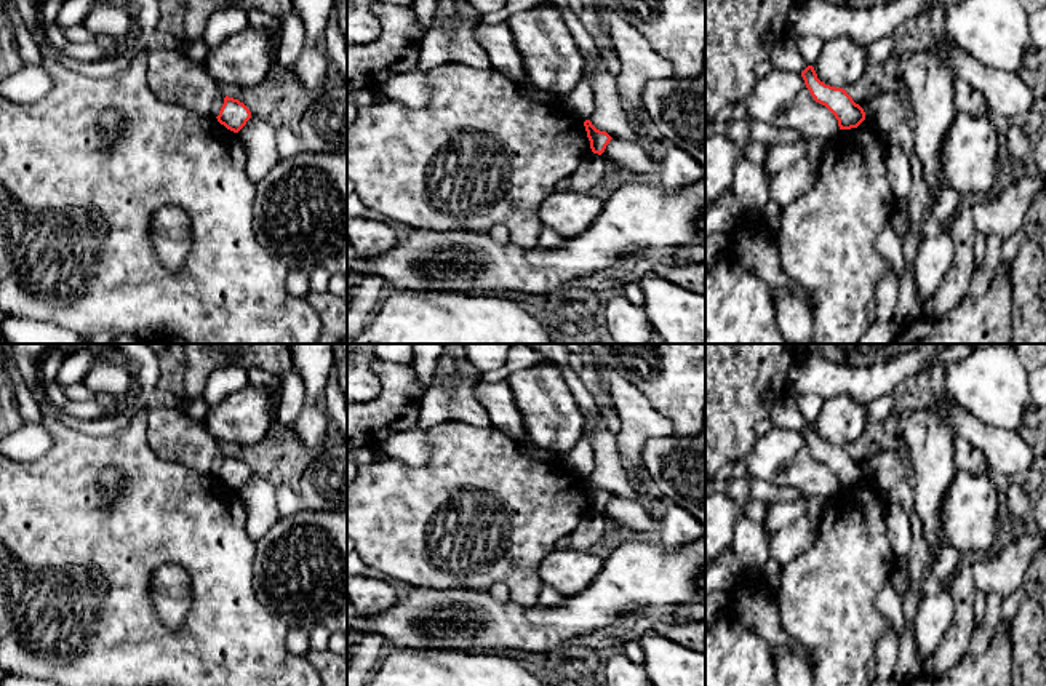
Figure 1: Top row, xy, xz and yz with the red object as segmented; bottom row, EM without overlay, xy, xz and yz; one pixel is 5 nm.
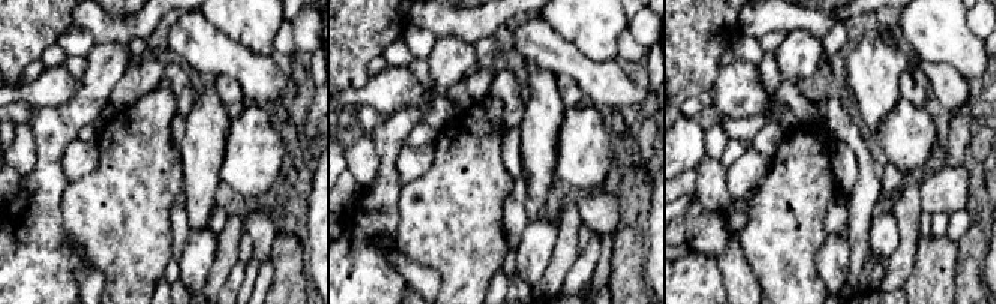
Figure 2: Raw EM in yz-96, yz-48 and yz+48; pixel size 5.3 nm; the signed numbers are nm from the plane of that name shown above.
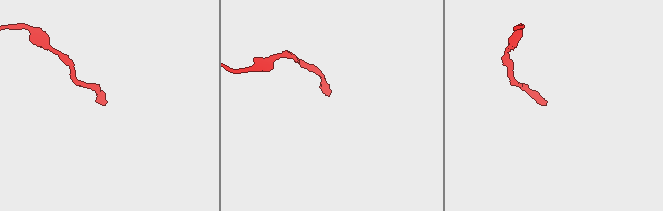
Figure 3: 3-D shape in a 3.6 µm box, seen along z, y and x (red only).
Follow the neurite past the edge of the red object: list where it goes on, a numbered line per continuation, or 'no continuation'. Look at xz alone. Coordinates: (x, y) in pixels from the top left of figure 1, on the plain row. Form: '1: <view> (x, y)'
no continuation

